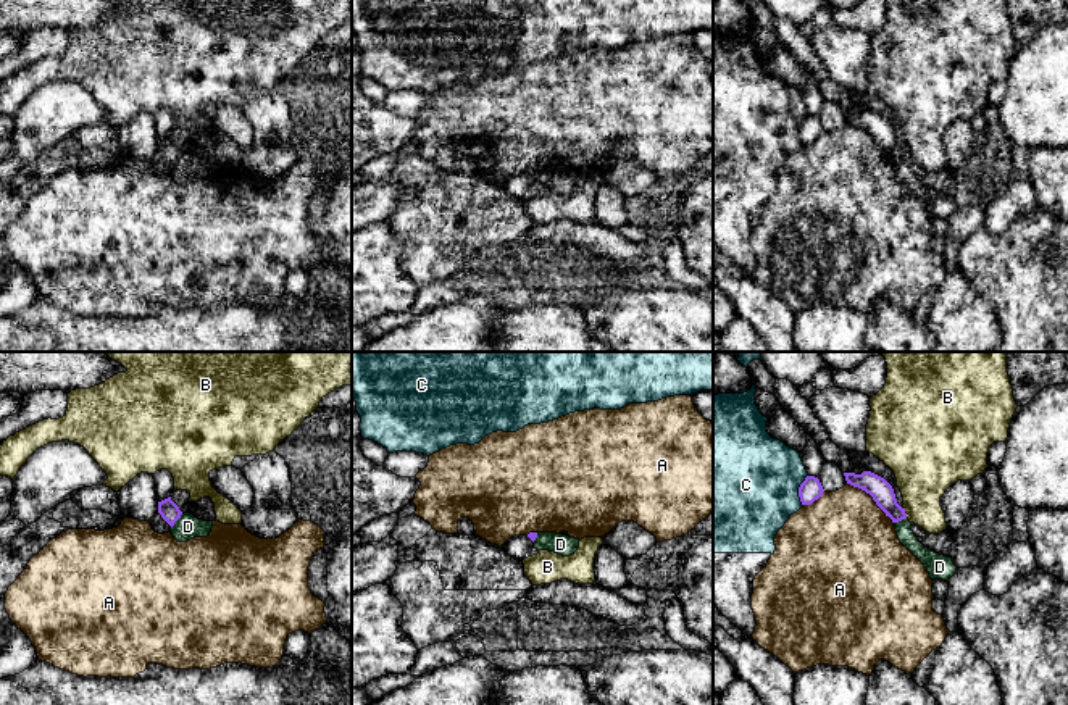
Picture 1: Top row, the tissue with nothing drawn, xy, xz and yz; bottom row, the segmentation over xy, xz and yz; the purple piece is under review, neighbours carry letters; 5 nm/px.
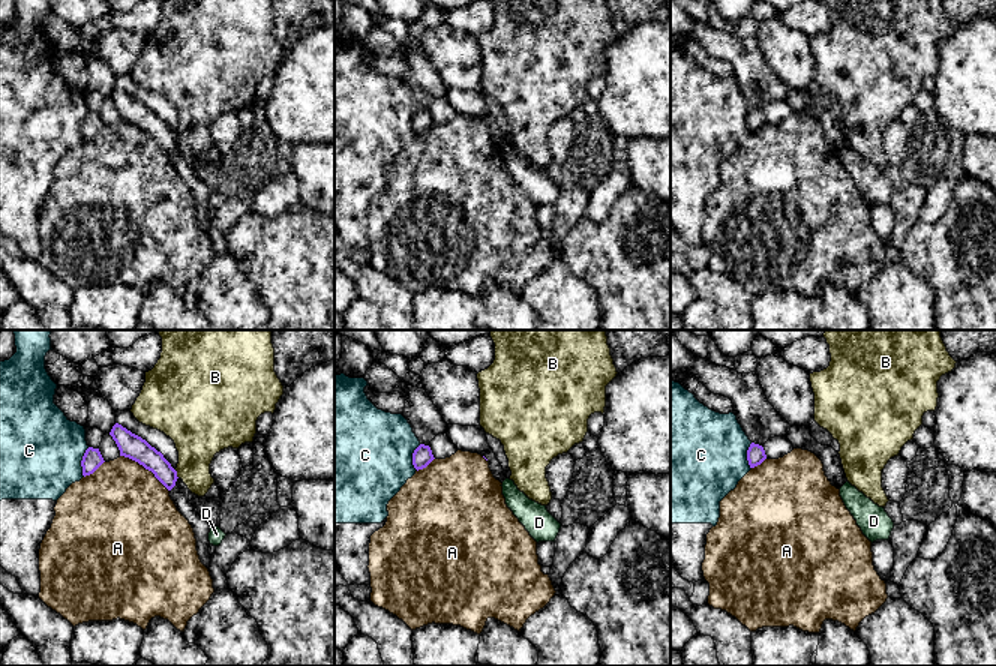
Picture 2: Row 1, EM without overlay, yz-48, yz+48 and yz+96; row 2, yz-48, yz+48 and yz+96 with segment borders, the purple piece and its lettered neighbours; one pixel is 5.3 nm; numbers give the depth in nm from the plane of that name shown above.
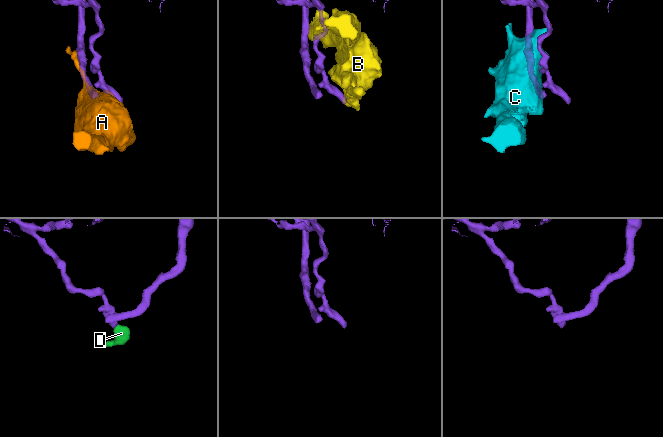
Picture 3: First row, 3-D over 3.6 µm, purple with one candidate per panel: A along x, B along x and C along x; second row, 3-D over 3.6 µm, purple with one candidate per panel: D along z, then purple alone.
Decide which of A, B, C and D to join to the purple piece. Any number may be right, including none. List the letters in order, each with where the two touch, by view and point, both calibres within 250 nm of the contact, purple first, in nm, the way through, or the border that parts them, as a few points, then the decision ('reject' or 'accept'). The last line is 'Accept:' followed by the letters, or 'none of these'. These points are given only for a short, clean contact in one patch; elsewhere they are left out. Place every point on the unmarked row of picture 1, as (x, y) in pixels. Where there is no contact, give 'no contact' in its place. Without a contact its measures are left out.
A: yz (873, 137) | 110/480 nm | reject
B: yz (904, 150) | 110/320 nm | along yz (904, 146), (907, 155) | reject
C: yz (799, 129) | 110/500 nm | reject
D: xy (176, 158) | 100/120 nm | along xy (183, 152), (171, 166) | reject
Accept: none of these

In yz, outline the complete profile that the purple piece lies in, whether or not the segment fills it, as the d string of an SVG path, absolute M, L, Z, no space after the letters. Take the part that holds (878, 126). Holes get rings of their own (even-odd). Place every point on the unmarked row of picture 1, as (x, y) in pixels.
M863 110L861 113L844 111L844 115L847 123L870 132L892 161L899 161L907 156L905 147L897 142L894 127L884 116L871 110Z

